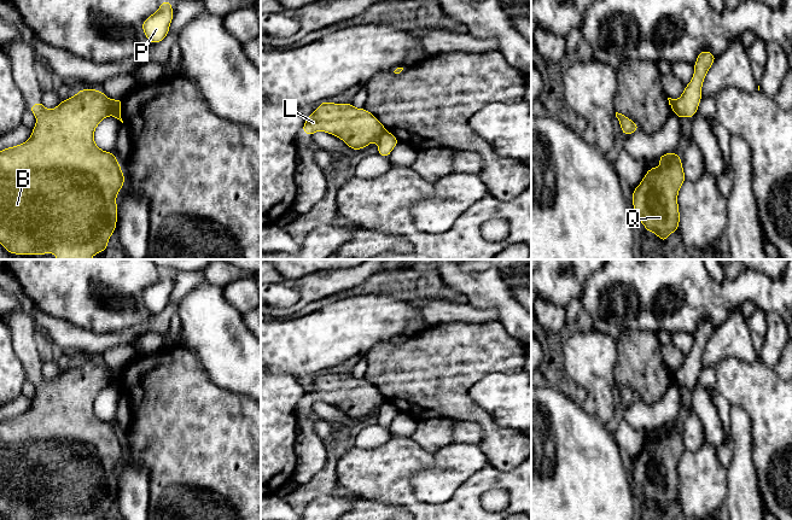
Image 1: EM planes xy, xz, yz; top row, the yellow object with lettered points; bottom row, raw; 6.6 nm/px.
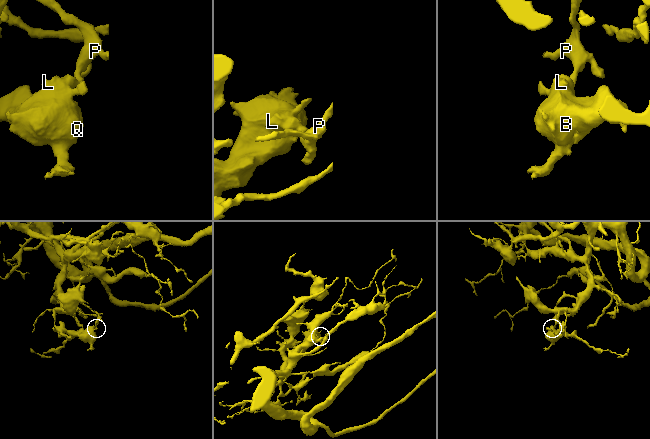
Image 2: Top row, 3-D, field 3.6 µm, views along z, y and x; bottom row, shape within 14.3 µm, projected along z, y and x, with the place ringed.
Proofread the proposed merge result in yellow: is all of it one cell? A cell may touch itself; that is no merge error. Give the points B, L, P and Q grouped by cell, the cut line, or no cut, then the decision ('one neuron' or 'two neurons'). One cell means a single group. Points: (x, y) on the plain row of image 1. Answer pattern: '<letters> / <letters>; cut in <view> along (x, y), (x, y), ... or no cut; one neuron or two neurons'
B L Q / P; cut in xy along (112, 370), (110, 384); two neurons

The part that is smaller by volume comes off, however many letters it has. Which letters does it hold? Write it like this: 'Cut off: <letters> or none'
Cut off: B, L, Q

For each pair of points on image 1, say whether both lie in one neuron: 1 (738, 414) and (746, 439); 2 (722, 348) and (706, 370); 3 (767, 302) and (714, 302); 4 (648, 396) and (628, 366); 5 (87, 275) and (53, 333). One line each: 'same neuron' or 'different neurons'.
1: same neuron
2: different neurons
3: same neuron
4: same neuron
5: different neurons

